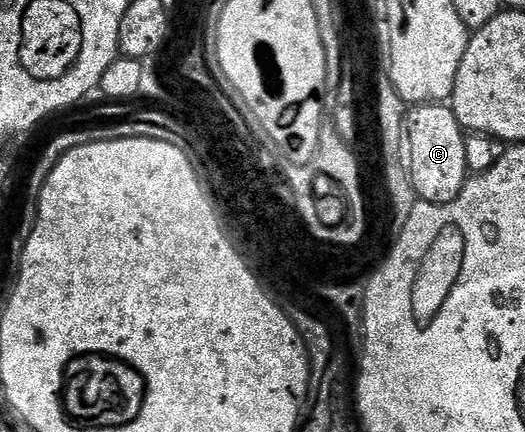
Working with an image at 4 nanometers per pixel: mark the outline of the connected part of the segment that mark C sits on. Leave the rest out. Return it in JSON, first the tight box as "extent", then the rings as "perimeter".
{"extent":[404,104,470,205],"perimeter":[[[451,104],[413,105],[404,122],[406,168],[419,200],[449,205],[462,191],[470,176],[466,163],[466,131],[458,123]]]}

